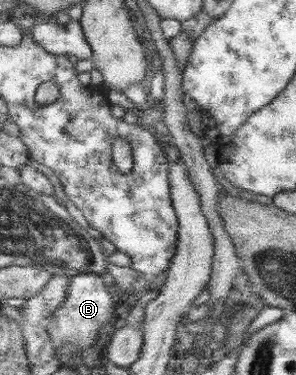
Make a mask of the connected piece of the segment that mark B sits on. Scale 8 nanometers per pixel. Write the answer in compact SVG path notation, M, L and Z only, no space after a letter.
M79 274L73 277L67 303L59 307L46 322L48 331L55 340L57 351L63 344L69 343L79 344L83 350L94 346L99 338L101 327L115 320L116 300L109 293L108 285L109 278L99 274Z

